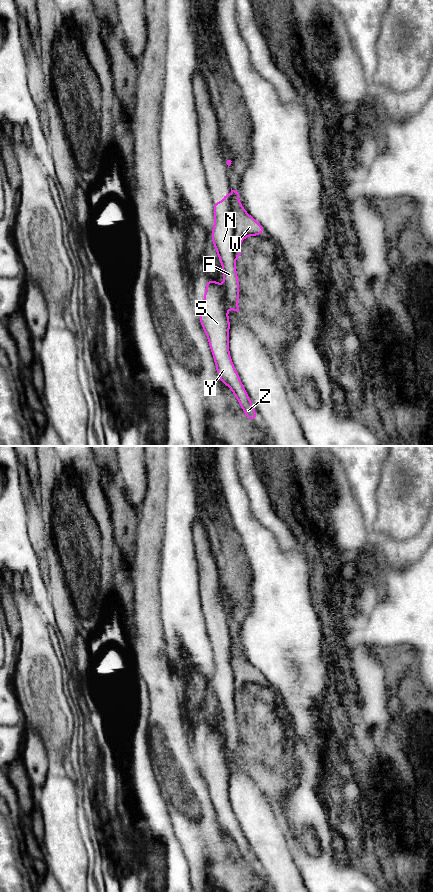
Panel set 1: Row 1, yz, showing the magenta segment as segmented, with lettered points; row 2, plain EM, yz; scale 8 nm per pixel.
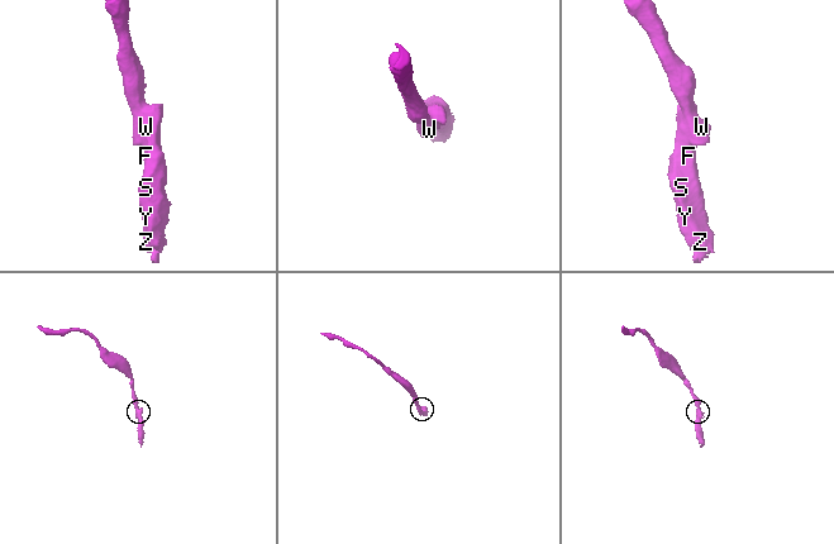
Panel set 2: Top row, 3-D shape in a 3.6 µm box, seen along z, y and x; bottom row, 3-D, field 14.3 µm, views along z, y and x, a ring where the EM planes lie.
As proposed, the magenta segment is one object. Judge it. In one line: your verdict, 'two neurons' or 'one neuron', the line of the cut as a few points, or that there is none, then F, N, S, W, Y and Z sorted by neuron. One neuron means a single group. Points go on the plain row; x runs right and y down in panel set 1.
two neurons; cut yz (230, 642), (230, 664), (234, 679), (235, 704); groups F N S Y Z / W

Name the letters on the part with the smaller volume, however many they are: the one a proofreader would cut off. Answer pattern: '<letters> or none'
F, N, S, Y, Z

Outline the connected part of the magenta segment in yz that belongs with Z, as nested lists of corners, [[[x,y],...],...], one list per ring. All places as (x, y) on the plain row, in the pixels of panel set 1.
[[[224,642],[222,650],[213,650],[214,674],[211,679],[211,686],[220,712],[223,717],[224,734],[222,735],[217,729],[208,727],[204,741],[203,751],[197,754],[200,771],[207,784],[209,795],[216,813],[216,819],[220,830],[227,833],[239,850],[245,864],[251,868],[257,868],[257,861],[254,854],[241,830],[241,827],[234,815],[229,800],[229,777],[230,769],[227,756],[239,760],[239,727],[236,720],[235,699],[234,699],[234,673],[231,665],[231,642]]]

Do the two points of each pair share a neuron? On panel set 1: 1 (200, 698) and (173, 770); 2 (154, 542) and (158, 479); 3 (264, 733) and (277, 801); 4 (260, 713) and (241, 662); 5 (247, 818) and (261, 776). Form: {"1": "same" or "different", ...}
{"1": "different", "2": "same", "3": "same", "4": "same", "5": "different"}

